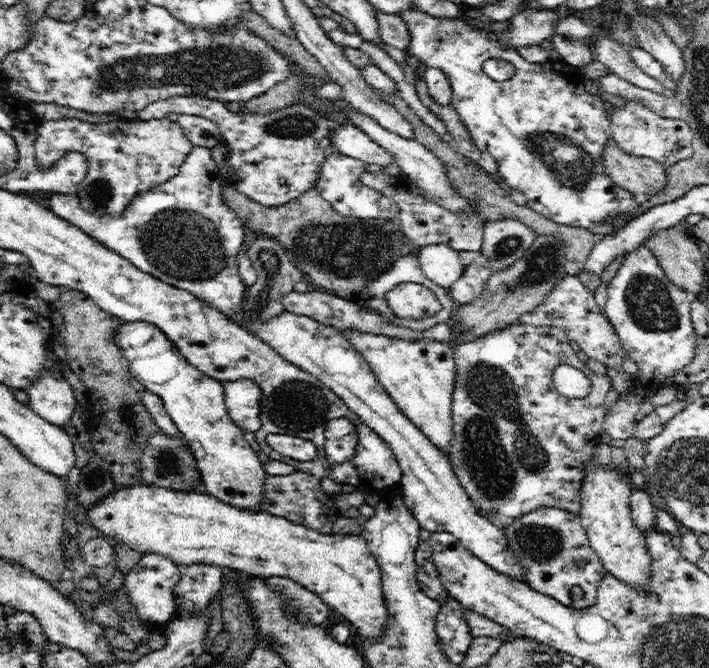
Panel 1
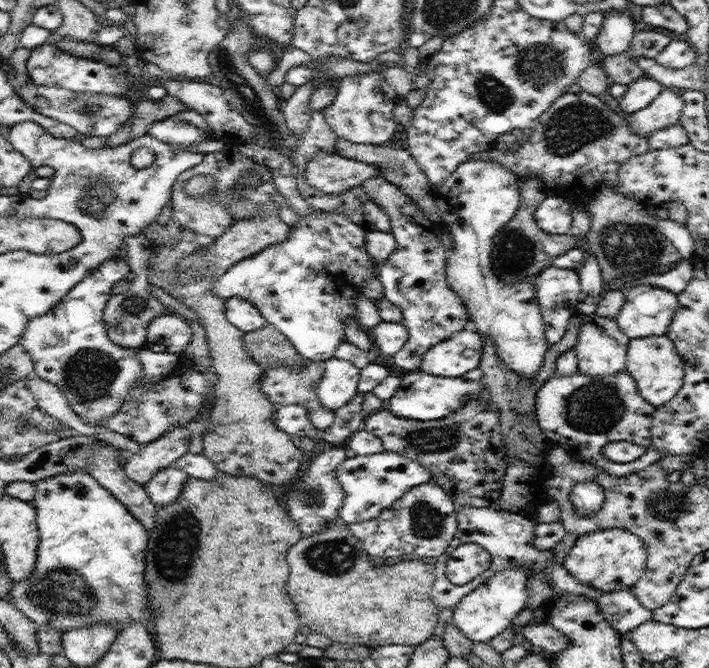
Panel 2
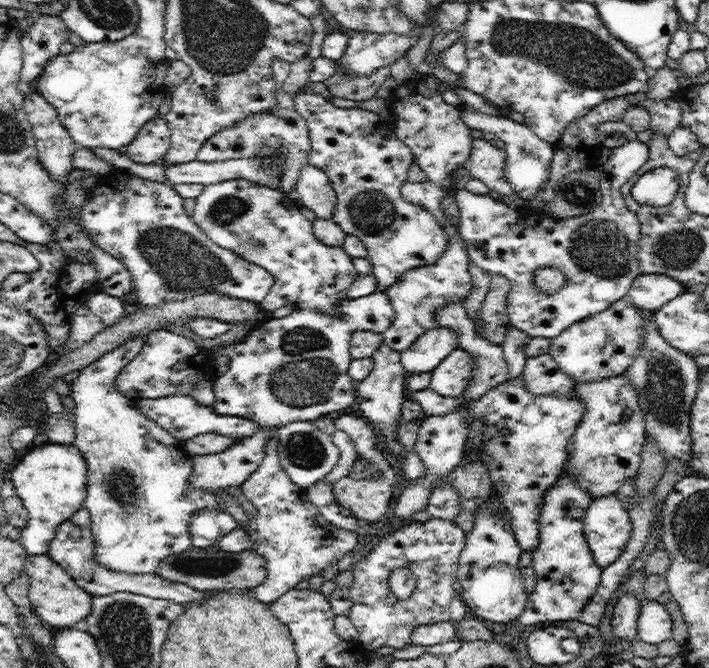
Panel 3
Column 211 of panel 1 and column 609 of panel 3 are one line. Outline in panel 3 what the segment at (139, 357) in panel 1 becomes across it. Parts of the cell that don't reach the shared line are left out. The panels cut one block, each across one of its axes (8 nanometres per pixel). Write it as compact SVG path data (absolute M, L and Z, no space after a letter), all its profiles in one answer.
M627 373L598 381L575 382L575 392L585 403L586 413L572 436L565 470L576 475L580 483L586 485L590 497L597 499L614 495L626 479L638 474L640 468L646 429L638 393L634 385L630 384Z

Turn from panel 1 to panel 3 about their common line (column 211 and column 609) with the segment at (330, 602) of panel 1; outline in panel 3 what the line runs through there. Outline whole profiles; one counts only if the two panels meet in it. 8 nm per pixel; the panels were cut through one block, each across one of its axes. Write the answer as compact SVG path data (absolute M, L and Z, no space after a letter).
M615 494L593 499L585 510L584 534L596 564L603 569L626 551L632 529L628 511Z

